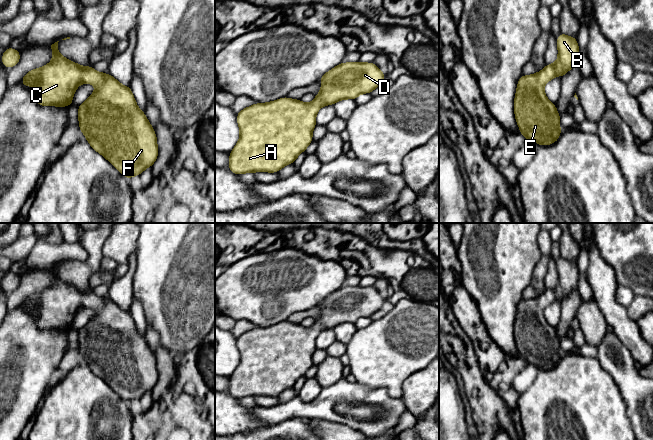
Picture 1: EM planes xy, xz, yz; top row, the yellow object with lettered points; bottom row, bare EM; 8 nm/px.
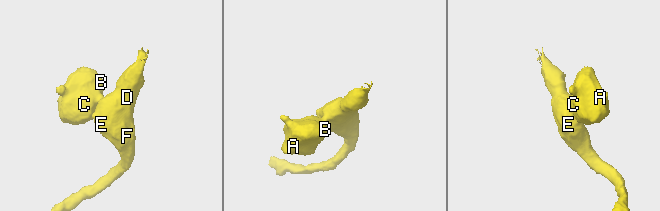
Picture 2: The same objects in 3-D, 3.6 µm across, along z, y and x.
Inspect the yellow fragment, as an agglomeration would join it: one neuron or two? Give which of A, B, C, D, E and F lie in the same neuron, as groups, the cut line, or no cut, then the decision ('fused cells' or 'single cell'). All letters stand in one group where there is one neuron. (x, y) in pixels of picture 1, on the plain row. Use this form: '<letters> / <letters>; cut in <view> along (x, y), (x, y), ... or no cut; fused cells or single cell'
A B C D E F; no cut; single cell

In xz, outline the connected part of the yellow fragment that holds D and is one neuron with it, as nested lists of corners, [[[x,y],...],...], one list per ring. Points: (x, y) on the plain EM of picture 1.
[[[342,286],[325,297],[319,304],[322,307],[320,316],[311,327],[303,327],[300,324],[287,321],[274,324],[269,327],[256,327],[244,332],[237,337],[237,348],[240,352],[240,363],[229,377],[229,394],[234,398],[241,399],[248,396],[271,396],[277,397],[281,392],[295,386],[298,379],[306,374],[313,365],[312,356],[316,350],[316,338],[325,329],[333,329],[343,323],[355,324],[360,318],[371,317],[386,302],[386,299],[374,288],[358,286]]]

